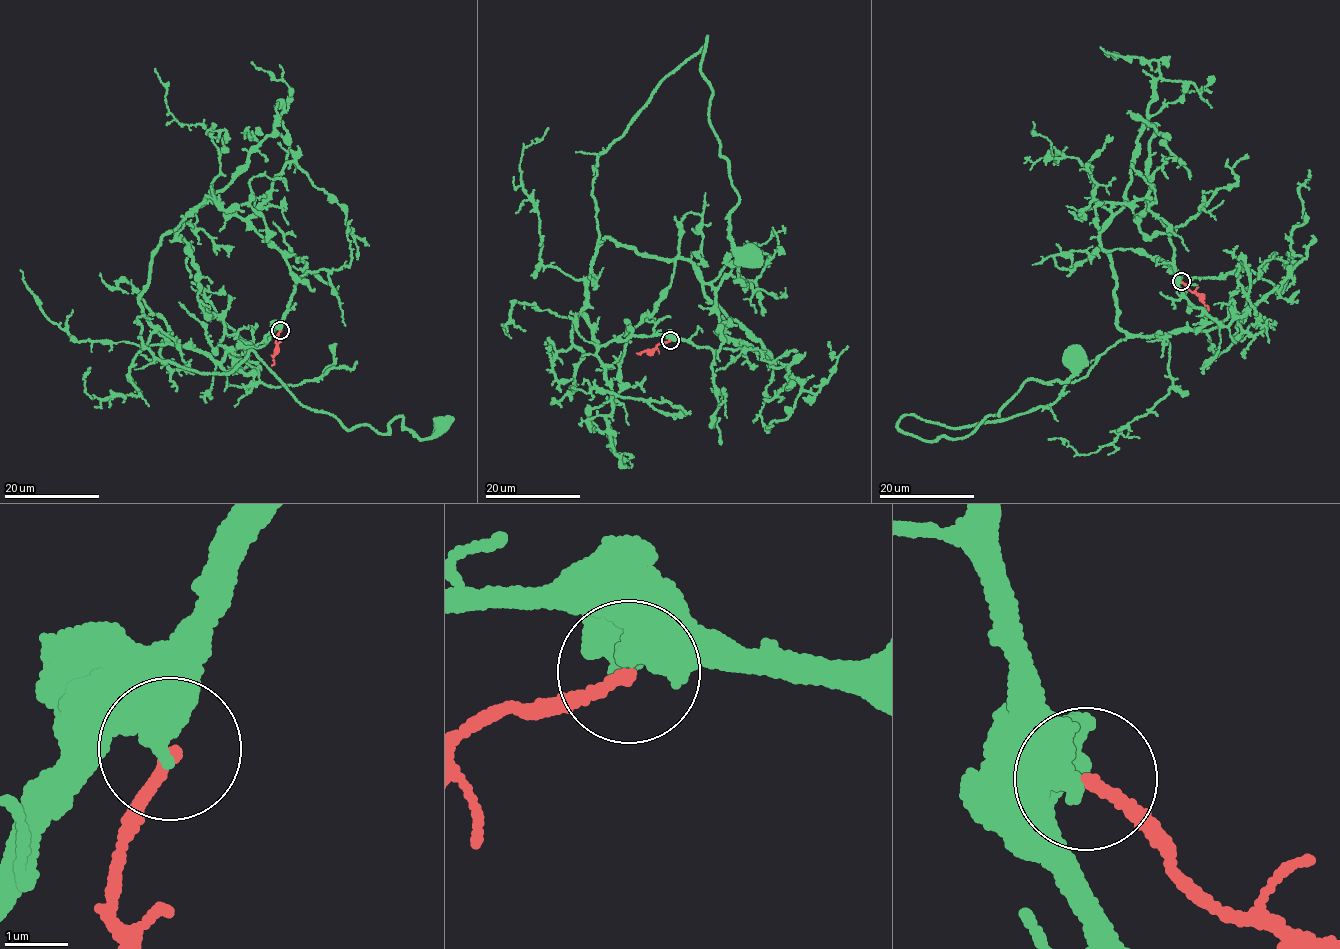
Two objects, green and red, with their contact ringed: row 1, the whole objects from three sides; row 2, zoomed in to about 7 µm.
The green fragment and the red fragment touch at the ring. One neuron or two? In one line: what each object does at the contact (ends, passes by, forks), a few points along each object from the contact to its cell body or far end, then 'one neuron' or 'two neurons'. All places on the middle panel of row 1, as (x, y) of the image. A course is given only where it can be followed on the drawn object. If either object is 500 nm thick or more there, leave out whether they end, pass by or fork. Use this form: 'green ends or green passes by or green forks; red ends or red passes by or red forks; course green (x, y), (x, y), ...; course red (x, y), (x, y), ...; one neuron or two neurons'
course green (670, 339), (592, 335), (594, 169), (706, 36), (709, 120), (738, 196), (730, 240), (748, 255); course red (670, 340), (636, 353); two neurons

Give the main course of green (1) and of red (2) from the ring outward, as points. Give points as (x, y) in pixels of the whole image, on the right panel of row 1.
1: (1180, 282), (1219, 322), (1125, 338), (1045, 407), (897, 424), (964, 437), (1026, 381), (1069, 380), (1074, 358)
2: (1181, 282), (1197, 294), (1208, 310)

